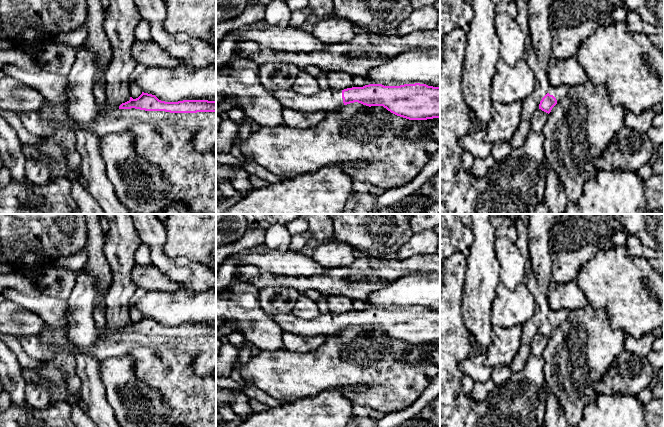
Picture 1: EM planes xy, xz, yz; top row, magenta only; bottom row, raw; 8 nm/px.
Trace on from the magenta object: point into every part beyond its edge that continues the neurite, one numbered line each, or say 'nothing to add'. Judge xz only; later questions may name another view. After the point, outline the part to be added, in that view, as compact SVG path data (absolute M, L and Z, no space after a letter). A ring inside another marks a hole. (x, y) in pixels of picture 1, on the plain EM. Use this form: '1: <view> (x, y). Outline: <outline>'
1: xz (328, 325). Outline: M276 313L273 319L284 332L303 337L323 335L329 338L344 330L342 315L331 313L320 314L312 320L300 319L292 313Z

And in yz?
1: yz (560, 316). Outline: M551 310L548 313L547 317L553 319L558 327L559 325L561 325L566 321L569 312L570 312L569 310L558 310L558 311Z

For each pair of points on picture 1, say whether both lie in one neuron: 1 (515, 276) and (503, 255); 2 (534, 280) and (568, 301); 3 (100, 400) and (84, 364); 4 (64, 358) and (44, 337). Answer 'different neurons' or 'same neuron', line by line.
1: same neuron
2: different neurons
3: same neuron
4: same neuron

